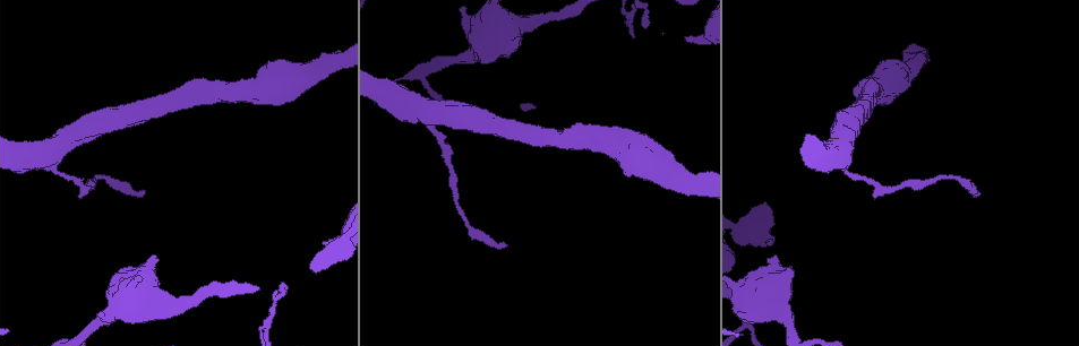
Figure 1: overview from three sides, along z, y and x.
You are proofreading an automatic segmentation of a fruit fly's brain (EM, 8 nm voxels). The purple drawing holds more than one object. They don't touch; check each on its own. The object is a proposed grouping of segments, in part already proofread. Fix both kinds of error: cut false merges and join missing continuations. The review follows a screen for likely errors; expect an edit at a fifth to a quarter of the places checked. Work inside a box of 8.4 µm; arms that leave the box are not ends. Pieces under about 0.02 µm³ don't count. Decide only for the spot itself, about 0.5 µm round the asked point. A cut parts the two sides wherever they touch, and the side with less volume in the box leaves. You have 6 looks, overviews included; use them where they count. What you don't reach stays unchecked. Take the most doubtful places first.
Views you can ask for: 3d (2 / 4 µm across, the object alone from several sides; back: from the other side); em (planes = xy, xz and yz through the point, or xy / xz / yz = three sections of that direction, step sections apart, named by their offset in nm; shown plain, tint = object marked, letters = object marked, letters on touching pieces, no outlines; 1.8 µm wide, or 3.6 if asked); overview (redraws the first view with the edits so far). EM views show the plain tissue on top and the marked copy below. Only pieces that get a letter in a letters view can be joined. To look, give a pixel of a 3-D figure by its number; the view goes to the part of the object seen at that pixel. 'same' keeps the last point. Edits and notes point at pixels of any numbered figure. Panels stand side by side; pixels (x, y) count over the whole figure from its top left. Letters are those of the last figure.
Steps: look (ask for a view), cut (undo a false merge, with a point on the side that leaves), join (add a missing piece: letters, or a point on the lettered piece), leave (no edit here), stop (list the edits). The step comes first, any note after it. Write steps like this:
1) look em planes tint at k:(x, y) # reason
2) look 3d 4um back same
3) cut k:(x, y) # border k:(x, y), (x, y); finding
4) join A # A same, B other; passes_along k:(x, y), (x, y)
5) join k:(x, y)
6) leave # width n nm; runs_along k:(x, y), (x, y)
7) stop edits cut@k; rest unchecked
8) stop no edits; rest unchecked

look em planes letters at 1:(768, 243) # branch stops here

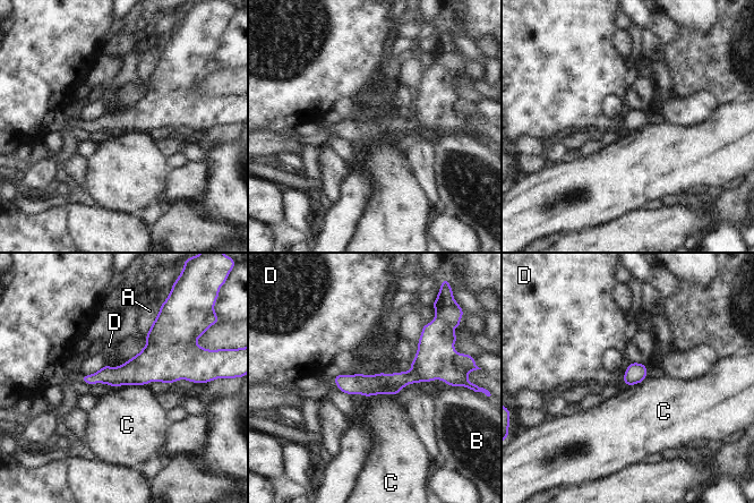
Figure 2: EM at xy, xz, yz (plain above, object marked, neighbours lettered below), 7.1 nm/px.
leave # width 150 nm; A other, B other, C other, D other; border 2:(358, 372), (362, 374), (380, 373); none of them fits

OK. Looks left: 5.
look em planes letters at 1:(506, 244)

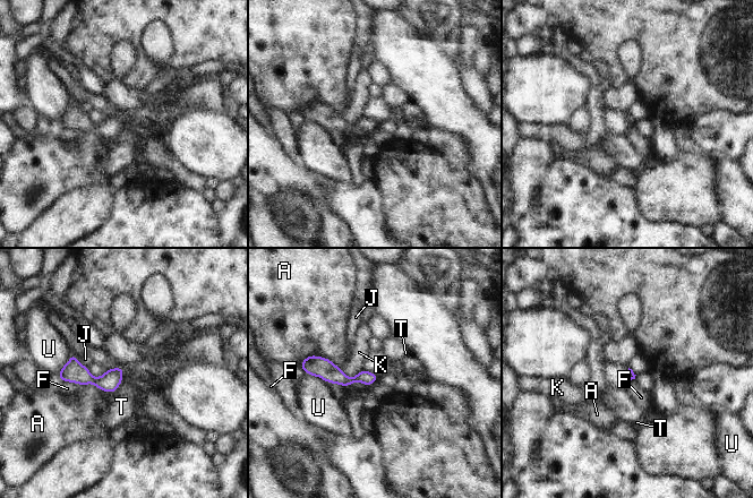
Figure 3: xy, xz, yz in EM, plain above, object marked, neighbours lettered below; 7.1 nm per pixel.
leave # A other, F other, J other, K other, T other, U other; border 3:(58, 379), (80, 385); none of them fits

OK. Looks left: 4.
look em 3.6um xy step 4 letters at 1:(843, 153) # sudden change in width

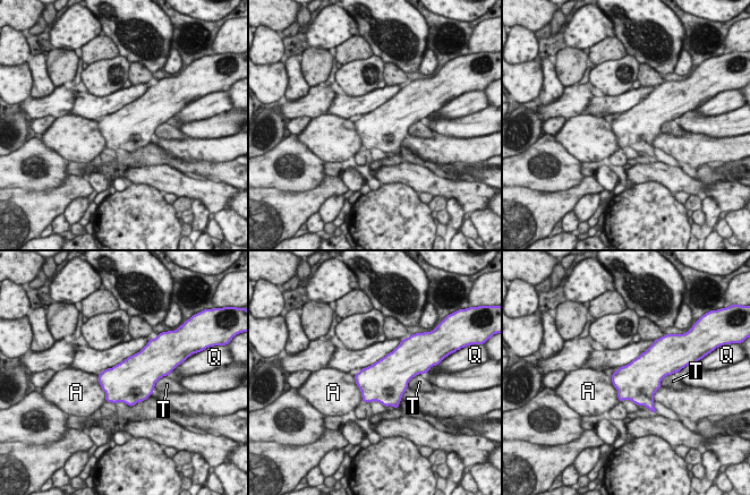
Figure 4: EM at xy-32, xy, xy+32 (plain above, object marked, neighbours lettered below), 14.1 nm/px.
look em 3.6um planes letters same # another direction

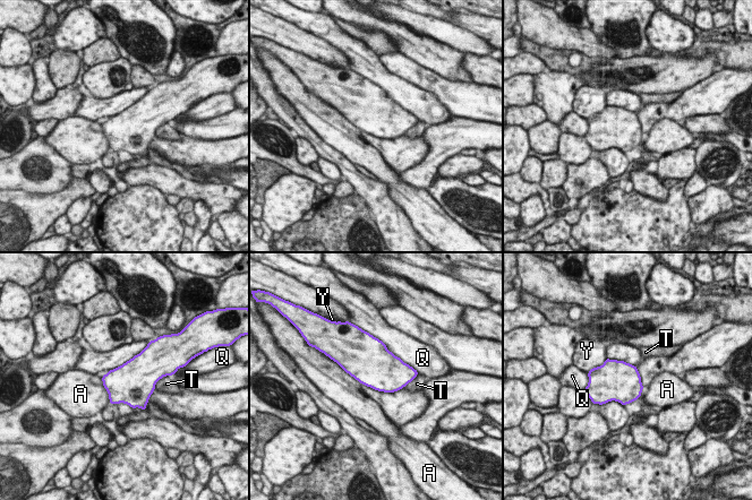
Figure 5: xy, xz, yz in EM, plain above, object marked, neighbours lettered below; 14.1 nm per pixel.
leave # width 550 nm; A other, Q other, T other, Y other; border 5:(101, 378), (110, 403); continuous, no second neuron

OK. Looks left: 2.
stop no edits; rest unchecked

